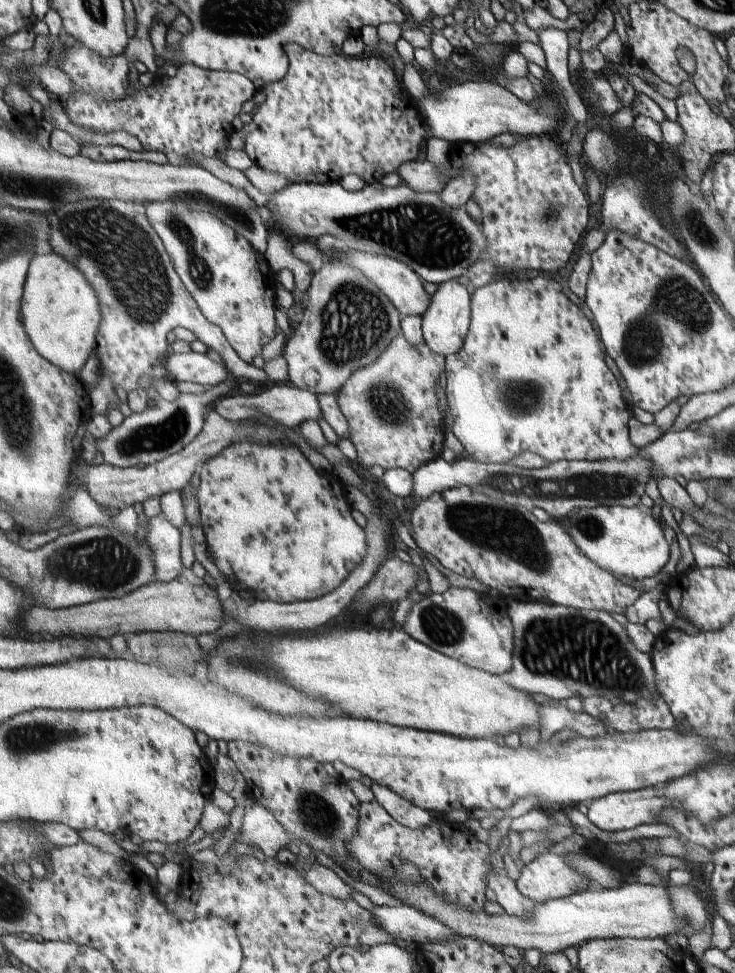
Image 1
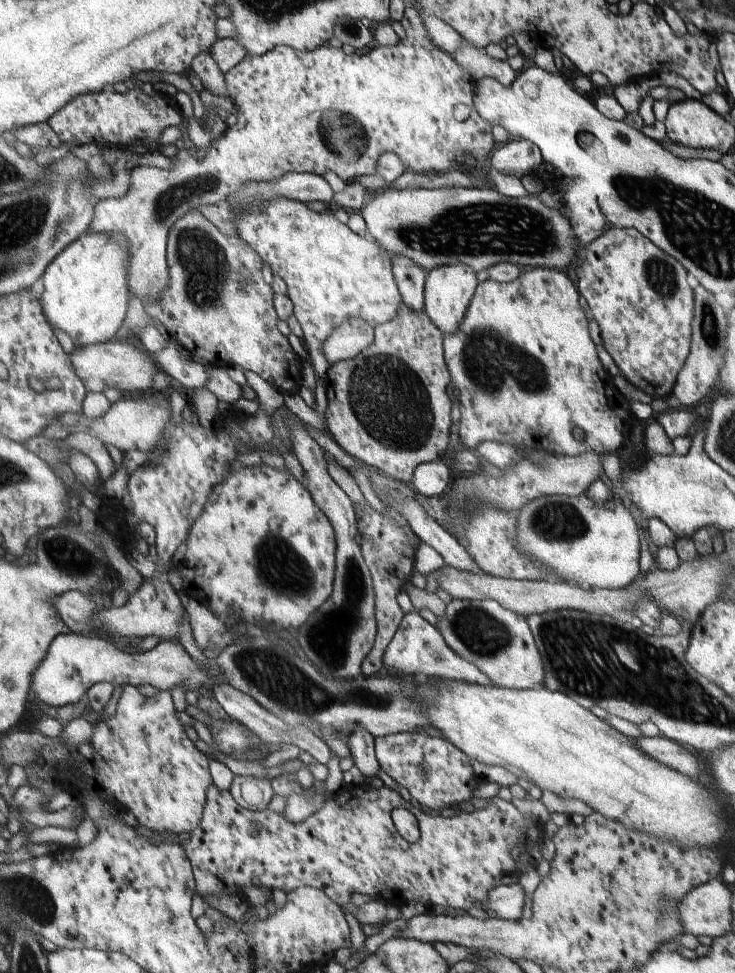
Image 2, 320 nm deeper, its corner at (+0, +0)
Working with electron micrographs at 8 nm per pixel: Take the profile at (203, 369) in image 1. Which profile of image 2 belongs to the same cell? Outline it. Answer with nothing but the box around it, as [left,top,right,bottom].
[73,340,157,393]

